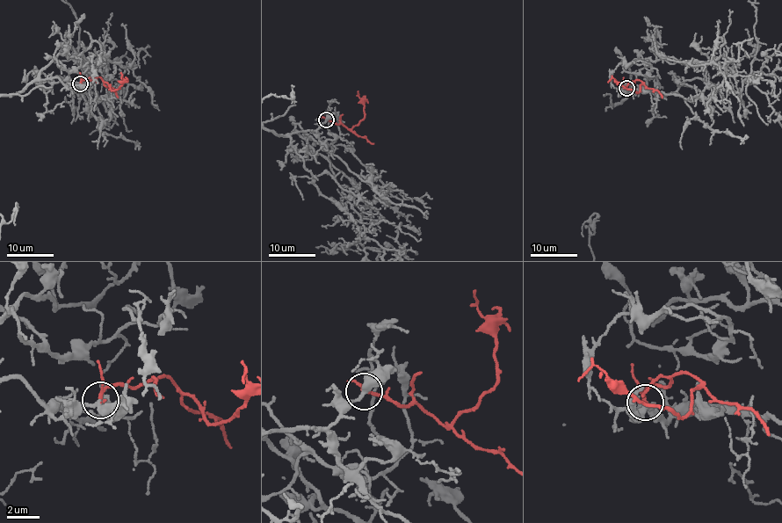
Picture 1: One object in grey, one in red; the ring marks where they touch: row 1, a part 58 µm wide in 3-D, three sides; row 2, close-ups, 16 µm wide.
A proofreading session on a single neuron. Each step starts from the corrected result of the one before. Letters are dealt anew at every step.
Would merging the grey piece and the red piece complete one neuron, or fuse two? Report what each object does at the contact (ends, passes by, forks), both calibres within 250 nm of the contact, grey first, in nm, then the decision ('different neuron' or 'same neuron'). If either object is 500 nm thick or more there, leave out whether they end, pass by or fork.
grey passes by; red passes by; calibres 280 and 140 nm; same neuron

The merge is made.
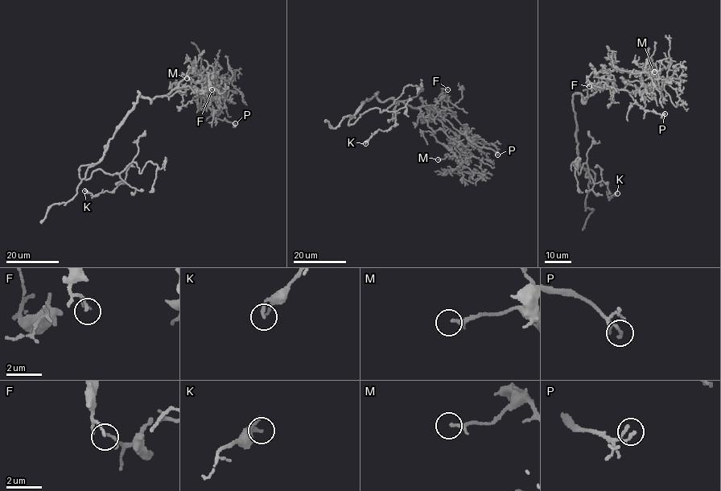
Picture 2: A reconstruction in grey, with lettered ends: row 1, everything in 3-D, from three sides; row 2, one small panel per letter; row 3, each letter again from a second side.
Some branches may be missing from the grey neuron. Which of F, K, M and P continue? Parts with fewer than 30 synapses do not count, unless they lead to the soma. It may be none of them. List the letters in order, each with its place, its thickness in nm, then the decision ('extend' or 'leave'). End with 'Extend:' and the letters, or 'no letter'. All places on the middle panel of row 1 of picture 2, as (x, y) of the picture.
F: place (447, 89); calibre 130 nm; leave
K: place (365, 143); calibre 150 nm; leave
M: place (438, 159); calibre 180 nm; leave
P: place (497, 154); calibre 110 nm; leave
Extend: no letter

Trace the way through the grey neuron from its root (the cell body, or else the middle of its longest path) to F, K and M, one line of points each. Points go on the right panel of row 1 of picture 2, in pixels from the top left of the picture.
F: (576, 121), (573, 95), (584, 103), (597, 89), (595, 73), (611, 75), (593, 72), (589, 86)
K: (576, 121), (578, 162), (591, 169), (595, 182), (585, 176), (606, 183), (609, 198), (617, 193)
M: (576, 121), (573, 95), (579, 93), (585, 102), (596, 91), (601, 70), (657, 76), (654, 72)

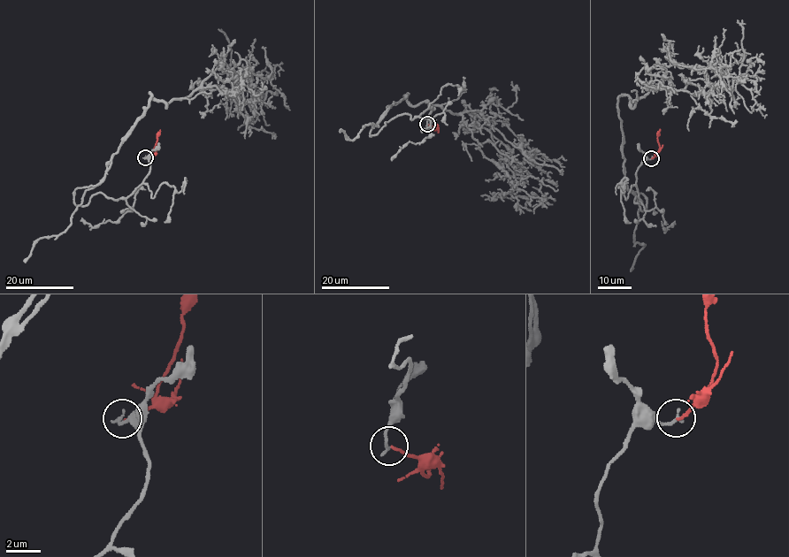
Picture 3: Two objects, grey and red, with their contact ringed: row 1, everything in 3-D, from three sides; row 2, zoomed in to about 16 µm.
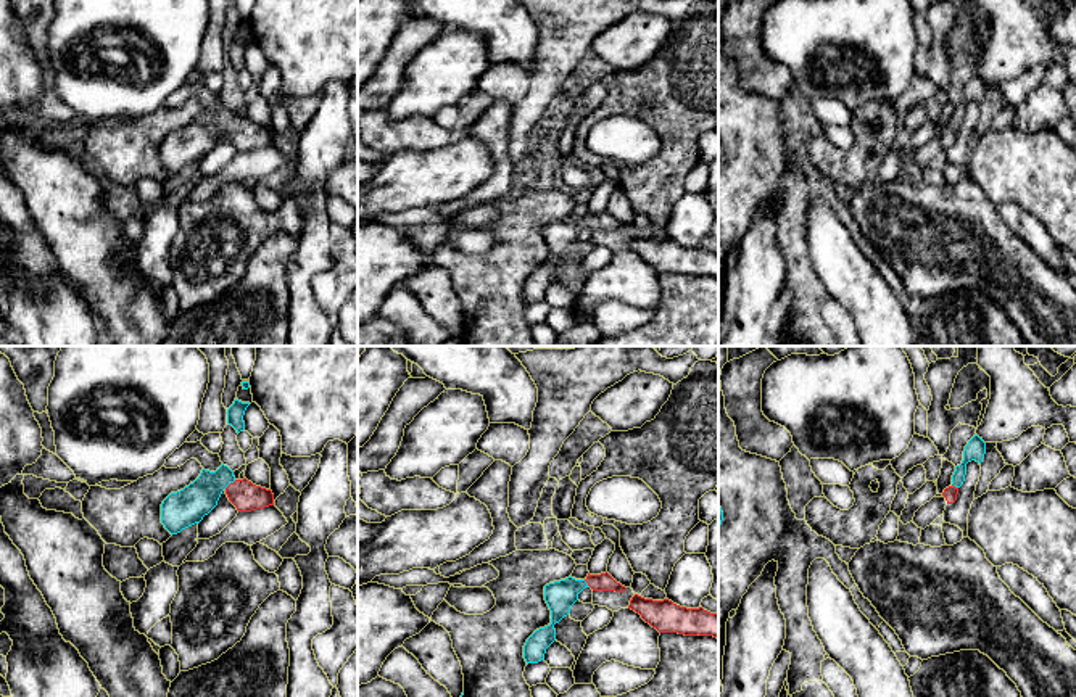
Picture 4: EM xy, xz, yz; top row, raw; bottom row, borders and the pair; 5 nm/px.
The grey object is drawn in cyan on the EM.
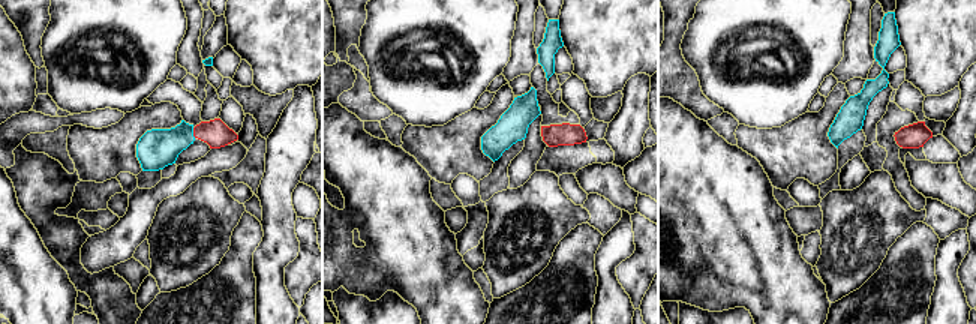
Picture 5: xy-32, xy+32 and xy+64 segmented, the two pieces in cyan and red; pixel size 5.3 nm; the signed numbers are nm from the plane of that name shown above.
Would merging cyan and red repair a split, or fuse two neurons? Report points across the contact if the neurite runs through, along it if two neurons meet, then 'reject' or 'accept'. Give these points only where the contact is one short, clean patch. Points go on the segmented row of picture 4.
across xy (186, 507), (213, 483), (229, 483), (244, 494) | accept

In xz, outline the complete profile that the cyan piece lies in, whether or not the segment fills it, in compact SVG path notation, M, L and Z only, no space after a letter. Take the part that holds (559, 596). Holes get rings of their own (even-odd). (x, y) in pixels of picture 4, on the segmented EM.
M607 571L590 575L585 579L572 576L544 586L544 600L551 610L551 623L536 629L524 645L524 658L528 663L544 660L546 649L556 641L554 625L570 613L570 607L578 600L578 594L591 588L593 591L623 592L627 588L617 583Z

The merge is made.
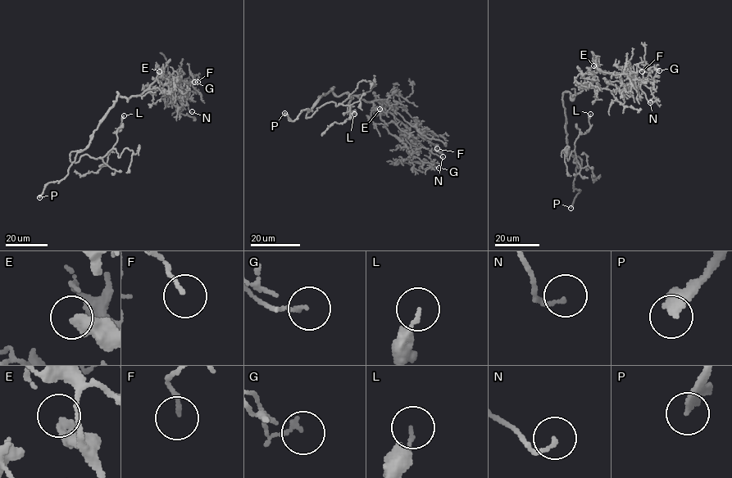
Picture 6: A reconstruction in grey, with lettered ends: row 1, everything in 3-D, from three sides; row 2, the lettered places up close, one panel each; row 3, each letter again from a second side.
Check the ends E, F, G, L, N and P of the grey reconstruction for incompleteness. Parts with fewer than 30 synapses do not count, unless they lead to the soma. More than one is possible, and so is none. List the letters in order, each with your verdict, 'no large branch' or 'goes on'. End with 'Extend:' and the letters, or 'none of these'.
E: no large branch
F: no large branch
G: no large branch
L: no large branch
N: no large branch
P: goes on
Extend: P

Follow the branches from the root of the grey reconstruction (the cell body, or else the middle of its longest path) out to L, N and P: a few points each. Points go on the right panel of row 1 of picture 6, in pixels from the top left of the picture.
L: (566, 114), (567, 150), (580, 159), (579, 168), (573, 162), (579, 162), (575, 142), (589, 128), (590, 114)
N: (566, 114), (563, 93), (573, 99), (587, 72), (623, 72), (641, 80), (650, 102)
P: (566, 114), (567, 150), (576, 164), (573, 187), (580, 191), (570, 208)

